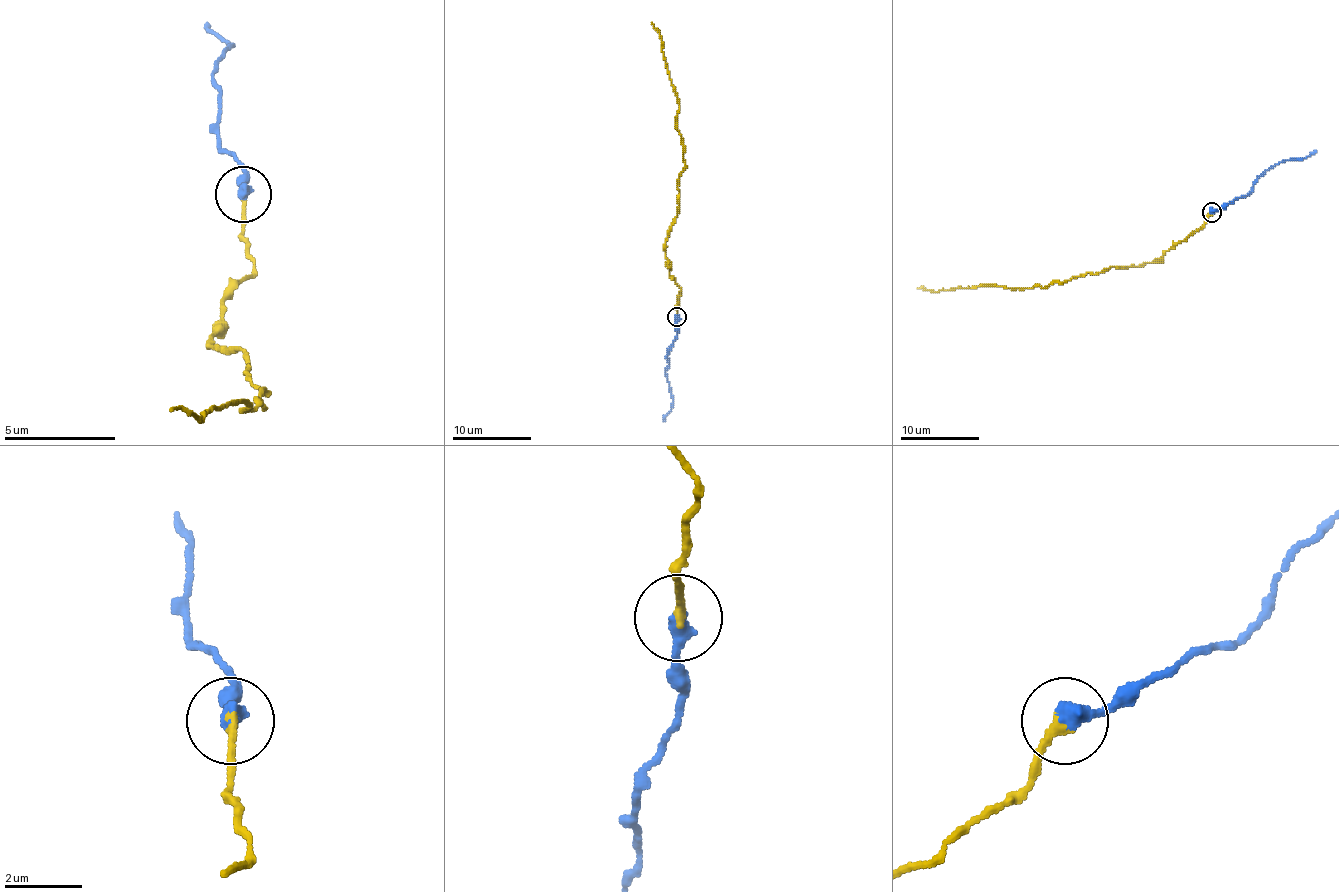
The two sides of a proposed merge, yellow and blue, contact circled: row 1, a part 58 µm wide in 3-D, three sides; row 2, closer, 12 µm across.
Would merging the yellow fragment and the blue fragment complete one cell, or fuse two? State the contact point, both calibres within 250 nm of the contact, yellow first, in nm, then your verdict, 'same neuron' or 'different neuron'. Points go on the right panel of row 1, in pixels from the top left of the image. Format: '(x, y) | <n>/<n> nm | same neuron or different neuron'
(1211, 212) | 240/460 nm | different neuron

